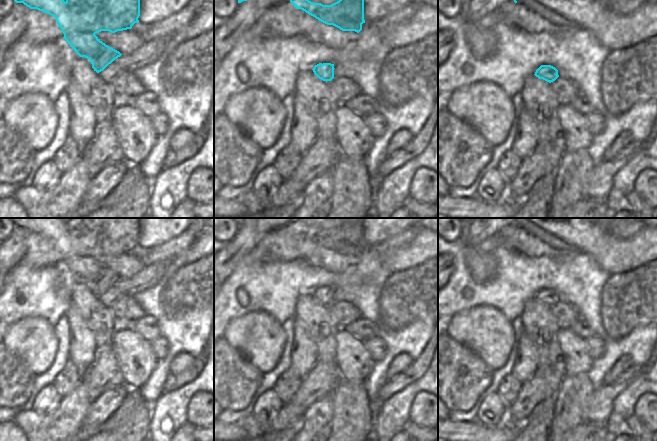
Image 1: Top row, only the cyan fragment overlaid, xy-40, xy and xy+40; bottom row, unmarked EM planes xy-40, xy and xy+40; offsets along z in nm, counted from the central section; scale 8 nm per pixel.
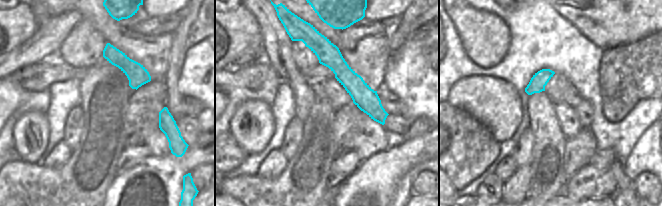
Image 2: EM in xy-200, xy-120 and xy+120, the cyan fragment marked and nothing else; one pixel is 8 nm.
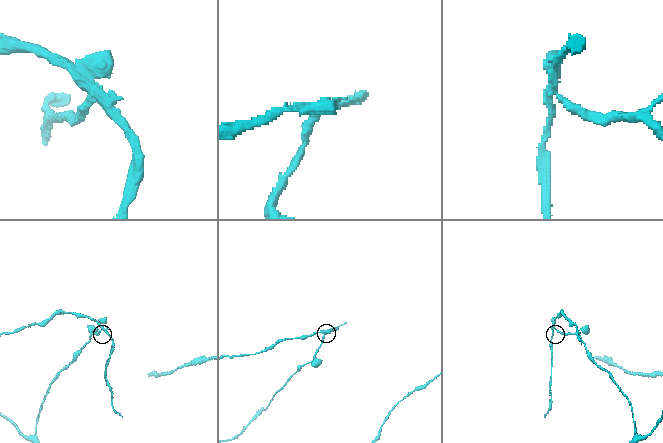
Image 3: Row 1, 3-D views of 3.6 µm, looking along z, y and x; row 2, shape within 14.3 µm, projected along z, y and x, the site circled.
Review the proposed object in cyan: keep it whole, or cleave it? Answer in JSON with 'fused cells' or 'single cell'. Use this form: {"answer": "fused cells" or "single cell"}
{"answer": "fused cells"}

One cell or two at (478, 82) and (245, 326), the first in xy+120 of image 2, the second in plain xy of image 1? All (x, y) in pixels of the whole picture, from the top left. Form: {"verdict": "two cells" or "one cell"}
{"verdict": "one cell"}

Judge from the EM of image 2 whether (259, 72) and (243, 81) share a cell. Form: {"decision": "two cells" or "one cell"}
{"decision": "one cell"}

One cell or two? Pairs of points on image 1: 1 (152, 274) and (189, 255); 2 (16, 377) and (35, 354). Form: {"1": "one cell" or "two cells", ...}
{"1": "two cells", "2": "two cells"}

